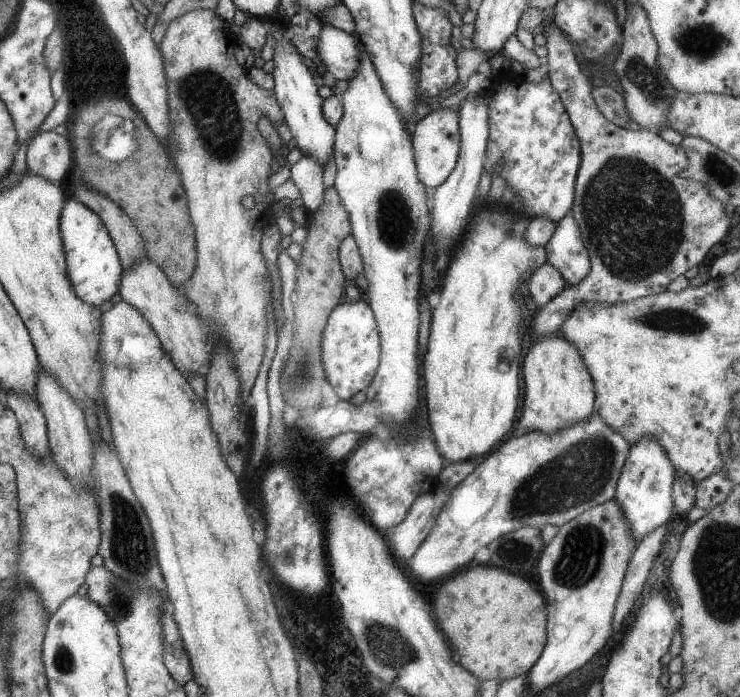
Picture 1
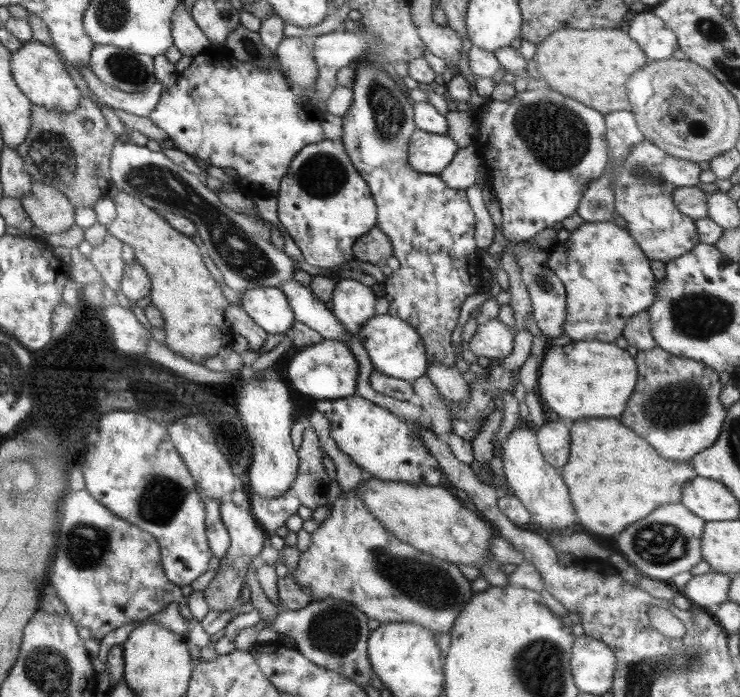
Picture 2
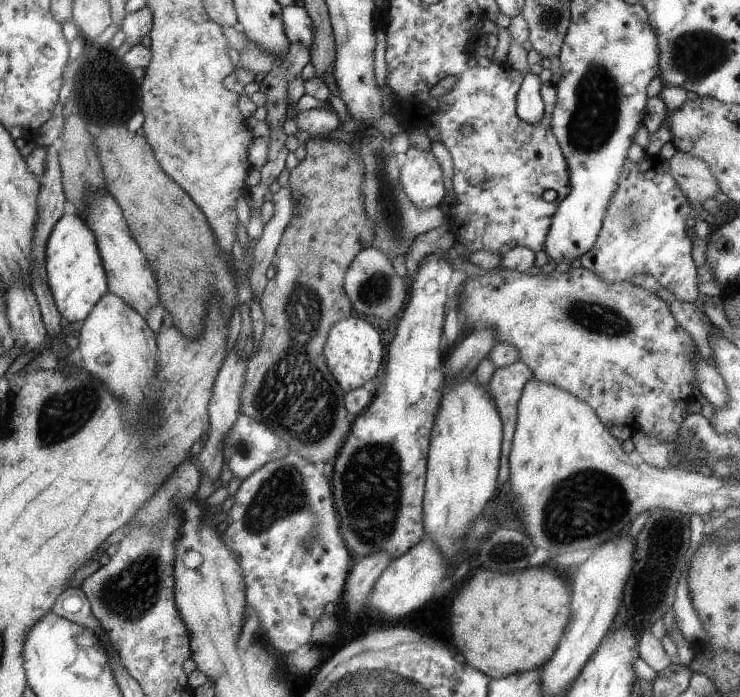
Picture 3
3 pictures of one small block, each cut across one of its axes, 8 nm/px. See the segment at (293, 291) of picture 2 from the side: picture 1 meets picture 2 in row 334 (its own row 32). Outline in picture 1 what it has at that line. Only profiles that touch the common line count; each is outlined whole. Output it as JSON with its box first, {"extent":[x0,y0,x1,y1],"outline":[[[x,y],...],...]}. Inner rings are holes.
{"extent":[316,25,358,81],"outline":[[[329,25],[320,28],[316,40],[318,62],[335,80],[348,81],[358,69],[358,38]]]}

